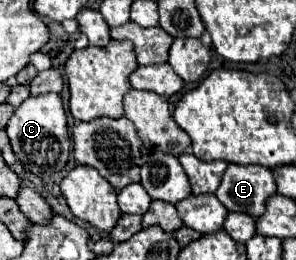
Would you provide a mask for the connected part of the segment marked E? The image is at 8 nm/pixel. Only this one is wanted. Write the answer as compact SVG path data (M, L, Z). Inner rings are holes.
M231 163L215 195L229 211L259 217L265 211L265 199L275 191L277 187L269 167L235 167Z

